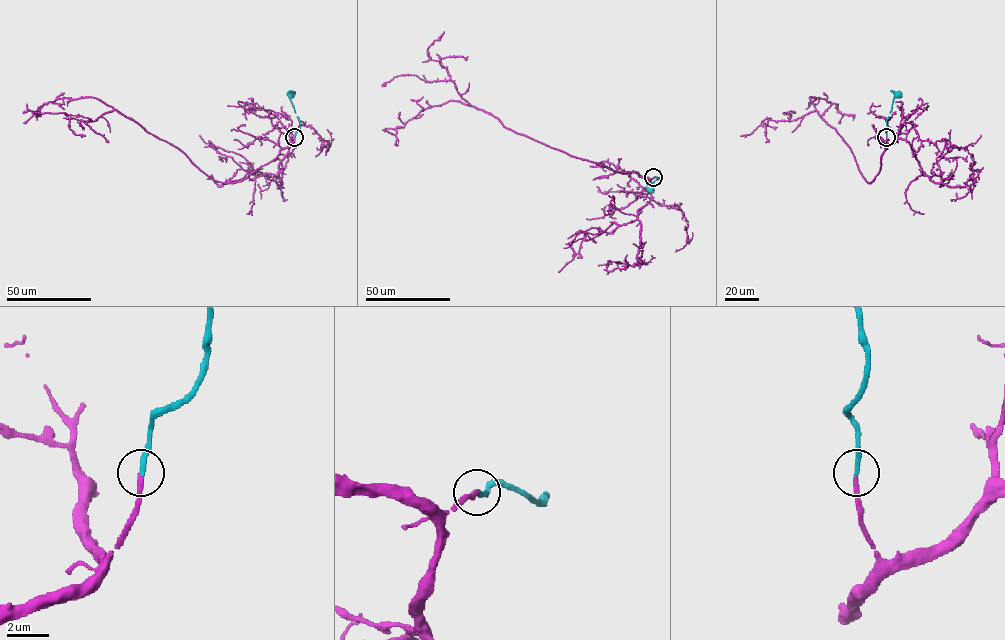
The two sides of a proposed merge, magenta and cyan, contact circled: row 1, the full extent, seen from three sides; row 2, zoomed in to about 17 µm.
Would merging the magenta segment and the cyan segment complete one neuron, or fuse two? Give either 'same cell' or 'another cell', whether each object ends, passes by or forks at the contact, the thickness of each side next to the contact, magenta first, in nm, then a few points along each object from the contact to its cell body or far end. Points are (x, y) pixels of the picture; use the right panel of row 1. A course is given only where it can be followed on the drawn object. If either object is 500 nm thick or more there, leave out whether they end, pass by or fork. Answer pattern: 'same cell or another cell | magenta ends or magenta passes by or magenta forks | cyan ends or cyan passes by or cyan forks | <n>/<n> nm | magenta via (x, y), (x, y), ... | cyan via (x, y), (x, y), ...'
same cell | magenta ends | cyan ends | 220/240 nm | magenta via (886, 137), (880, 171), (869, 183), (849, 147), (819, 115), (810, 97), (835, 103), (843, 114), (838, 123) | cyan via (886, 137), (887, 118), (898, 93)

